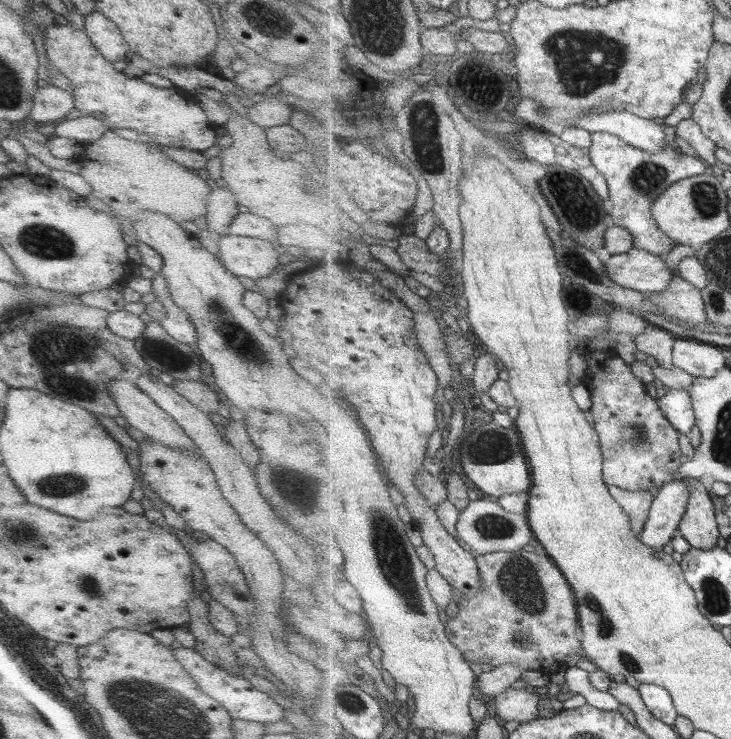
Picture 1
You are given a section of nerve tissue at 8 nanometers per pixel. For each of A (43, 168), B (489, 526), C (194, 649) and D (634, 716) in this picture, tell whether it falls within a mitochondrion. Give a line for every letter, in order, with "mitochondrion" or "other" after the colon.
A: other
B: mitochondrion
C: other
D: other

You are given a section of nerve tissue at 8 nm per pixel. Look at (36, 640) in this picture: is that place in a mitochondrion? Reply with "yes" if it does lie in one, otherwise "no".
no

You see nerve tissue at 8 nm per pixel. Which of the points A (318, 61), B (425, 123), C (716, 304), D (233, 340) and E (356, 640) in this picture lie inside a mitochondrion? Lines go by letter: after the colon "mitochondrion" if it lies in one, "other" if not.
A: other
B: mitochondrion
C: mitochondrion
D: mitochondrion
E: other

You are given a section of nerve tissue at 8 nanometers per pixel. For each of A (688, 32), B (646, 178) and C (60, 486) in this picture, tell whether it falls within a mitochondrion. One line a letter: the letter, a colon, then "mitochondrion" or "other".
A: other
B: mitochondrion
C: mitochondrion

